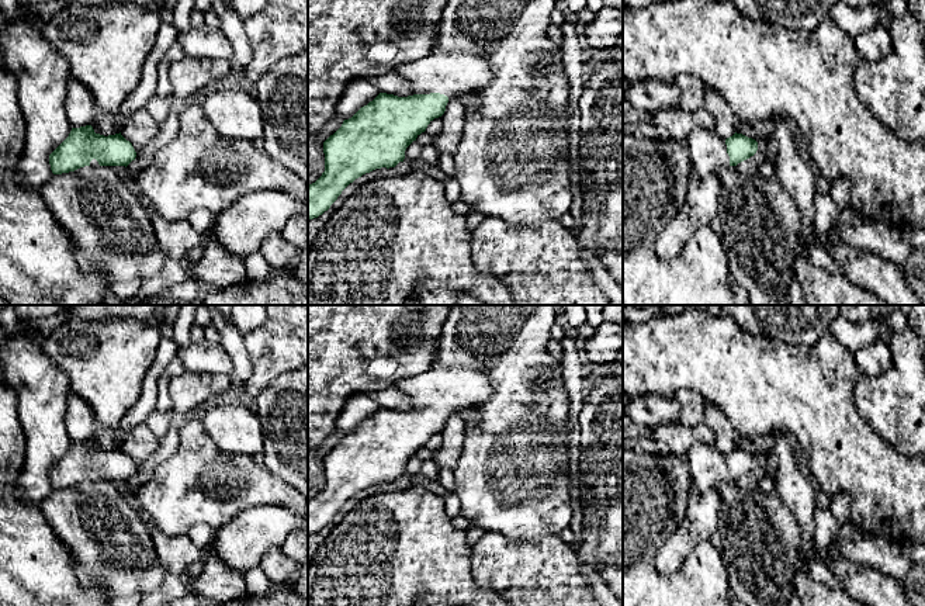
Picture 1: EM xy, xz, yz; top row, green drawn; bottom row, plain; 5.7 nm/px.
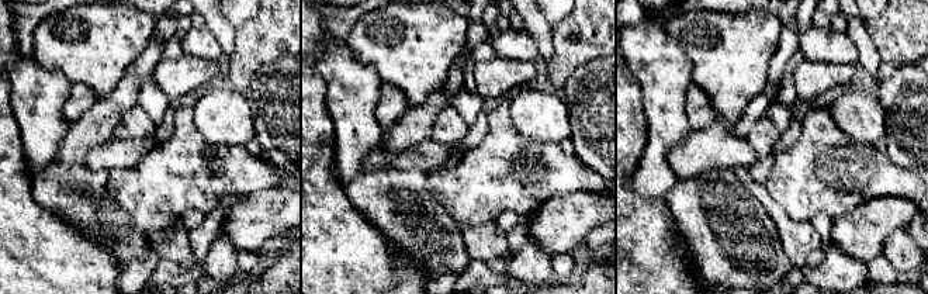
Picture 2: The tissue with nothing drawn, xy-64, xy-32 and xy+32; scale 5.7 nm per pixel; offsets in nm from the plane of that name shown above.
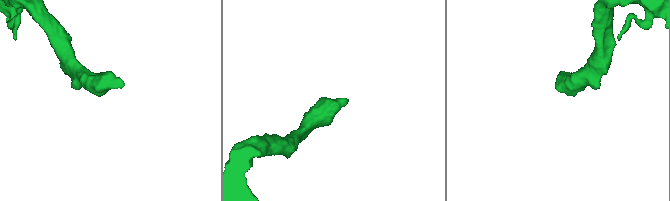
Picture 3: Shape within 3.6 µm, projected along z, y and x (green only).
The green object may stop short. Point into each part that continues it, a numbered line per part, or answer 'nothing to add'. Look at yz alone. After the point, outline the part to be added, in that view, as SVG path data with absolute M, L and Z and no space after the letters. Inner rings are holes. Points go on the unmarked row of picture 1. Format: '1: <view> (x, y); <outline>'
1: yz (707, 467); M694 443L689 449L686 458L692 484L700 494L730 481L725 454L720 453L714 446Z

